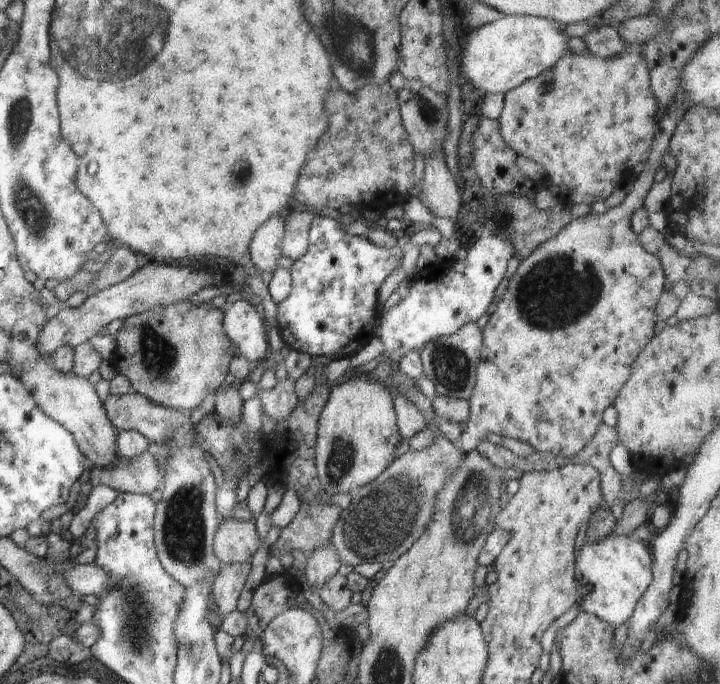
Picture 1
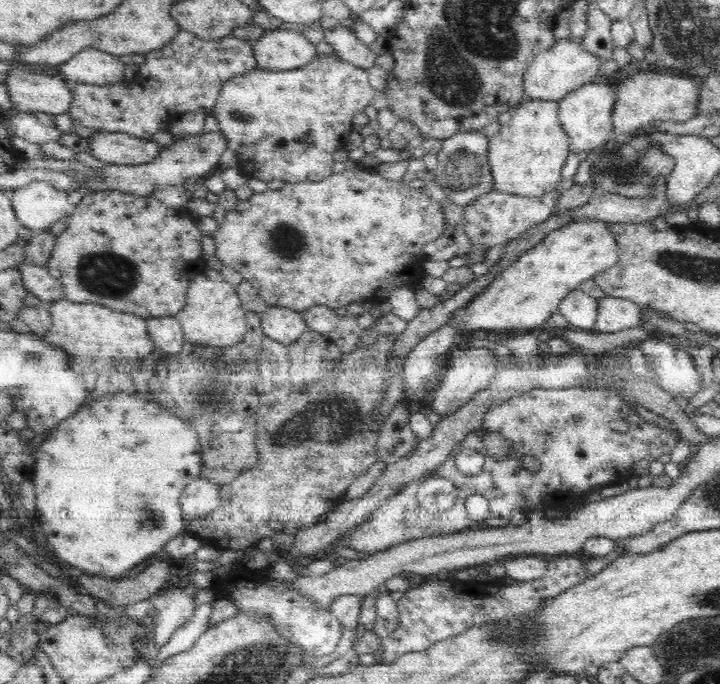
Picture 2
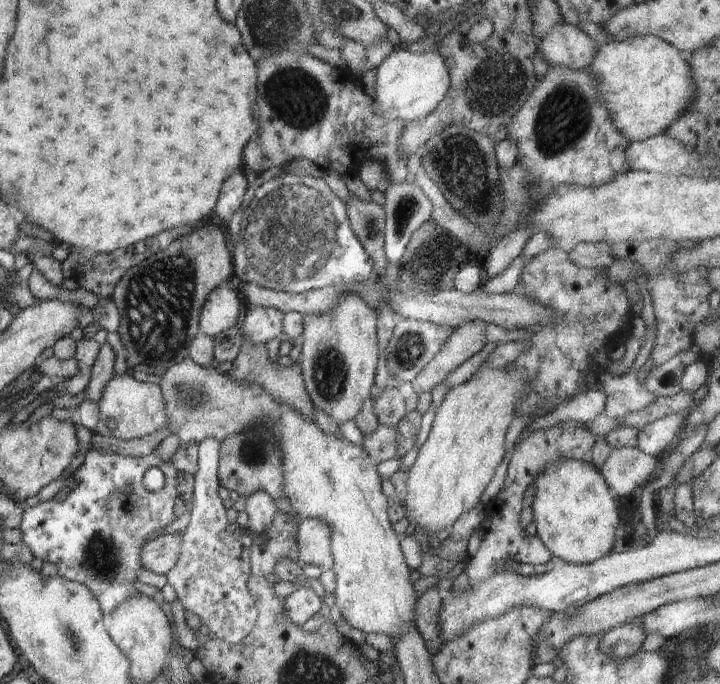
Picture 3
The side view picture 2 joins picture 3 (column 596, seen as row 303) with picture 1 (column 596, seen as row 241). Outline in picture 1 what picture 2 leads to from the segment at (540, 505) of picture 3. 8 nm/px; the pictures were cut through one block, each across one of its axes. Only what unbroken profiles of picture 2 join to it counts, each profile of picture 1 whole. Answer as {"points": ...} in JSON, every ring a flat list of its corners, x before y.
{"points":[[613,531,598,542,584,542,575,557,575,575,580,586,592,586,592,590,577,602,580,612,590,612,617,627,630,619,638,600,650,586,653,562,644,542]]}

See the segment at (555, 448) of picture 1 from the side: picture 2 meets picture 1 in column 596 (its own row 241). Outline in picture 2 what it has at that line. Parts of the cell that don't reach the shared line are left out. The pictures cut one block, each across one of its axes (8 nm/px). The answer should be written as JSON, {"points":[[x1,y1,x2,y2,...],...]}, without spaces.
{"points":[[357,162,354,169,345,169,342,173,334,173,320,182,302,182,288,184,281,190,270,190,262,194,253,194,248,200,240,201,234,210,226,214,224,222,219,224,217,232,212,238,216,243,215,256,221,260,223,266,228,266,237,270,242,275,244,281,250,282,257,290,258,294,264,298,269,307,286,307,295,311,303,311,310,307,323,305,335,310,340,307,347,307,352,303,381,302,396,290,396,288,418,289,425,278,422,272,423,246,442,234,446,226,444,212,438,203,434,202,430,196,422,193,419,184,405,184,402,180,394,182,378,175,378,166,366,167]]}

